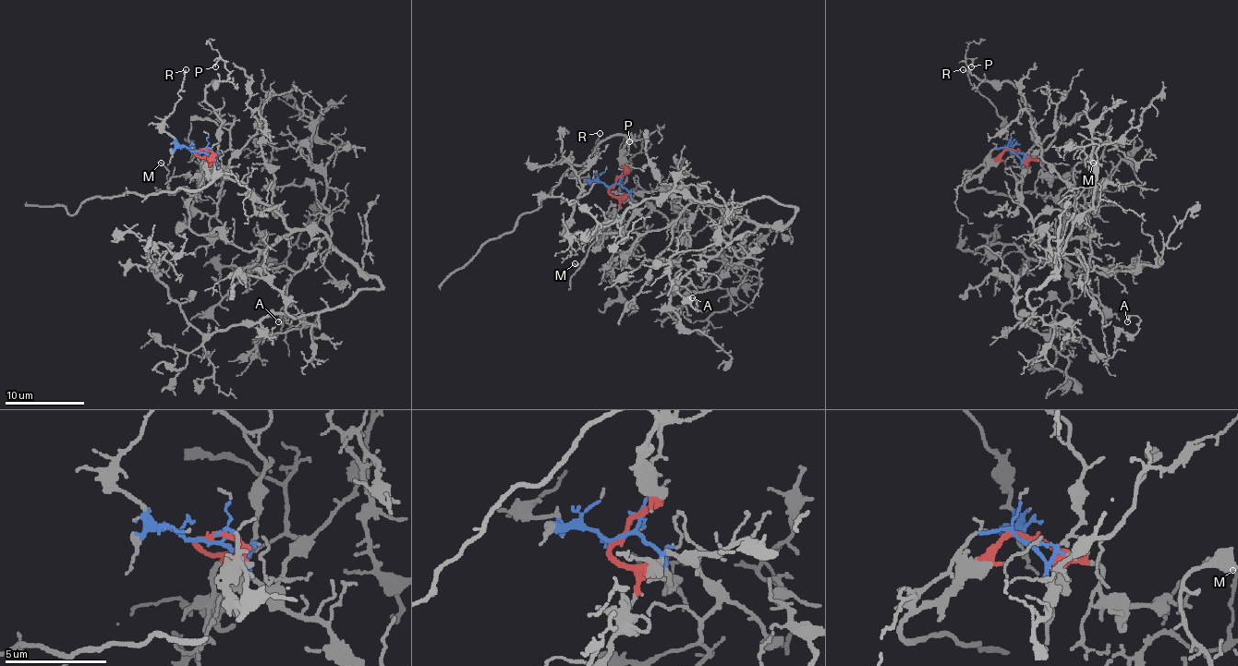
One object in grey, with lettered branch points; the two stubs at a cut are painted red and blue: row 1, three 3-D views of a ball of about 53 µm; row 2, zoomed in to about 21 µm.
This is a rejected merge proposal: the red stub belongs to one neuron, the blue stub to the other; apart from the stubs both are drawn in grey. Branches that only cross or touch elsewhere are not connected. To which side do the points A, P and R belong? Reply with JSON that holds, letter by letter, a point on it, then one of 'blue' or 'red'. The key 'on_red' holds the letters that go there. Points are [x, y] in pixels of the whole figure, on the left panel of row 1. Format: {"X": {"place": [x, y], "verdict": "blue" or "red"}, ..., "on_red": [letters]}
{"A": {"place": [278, 321], "verdict": "blue"}, "P": {"place": [215, 66], "verdict": "blue"}, "R": {"place": [186, 69], "verdict": "blue"}, "on_red": []}

